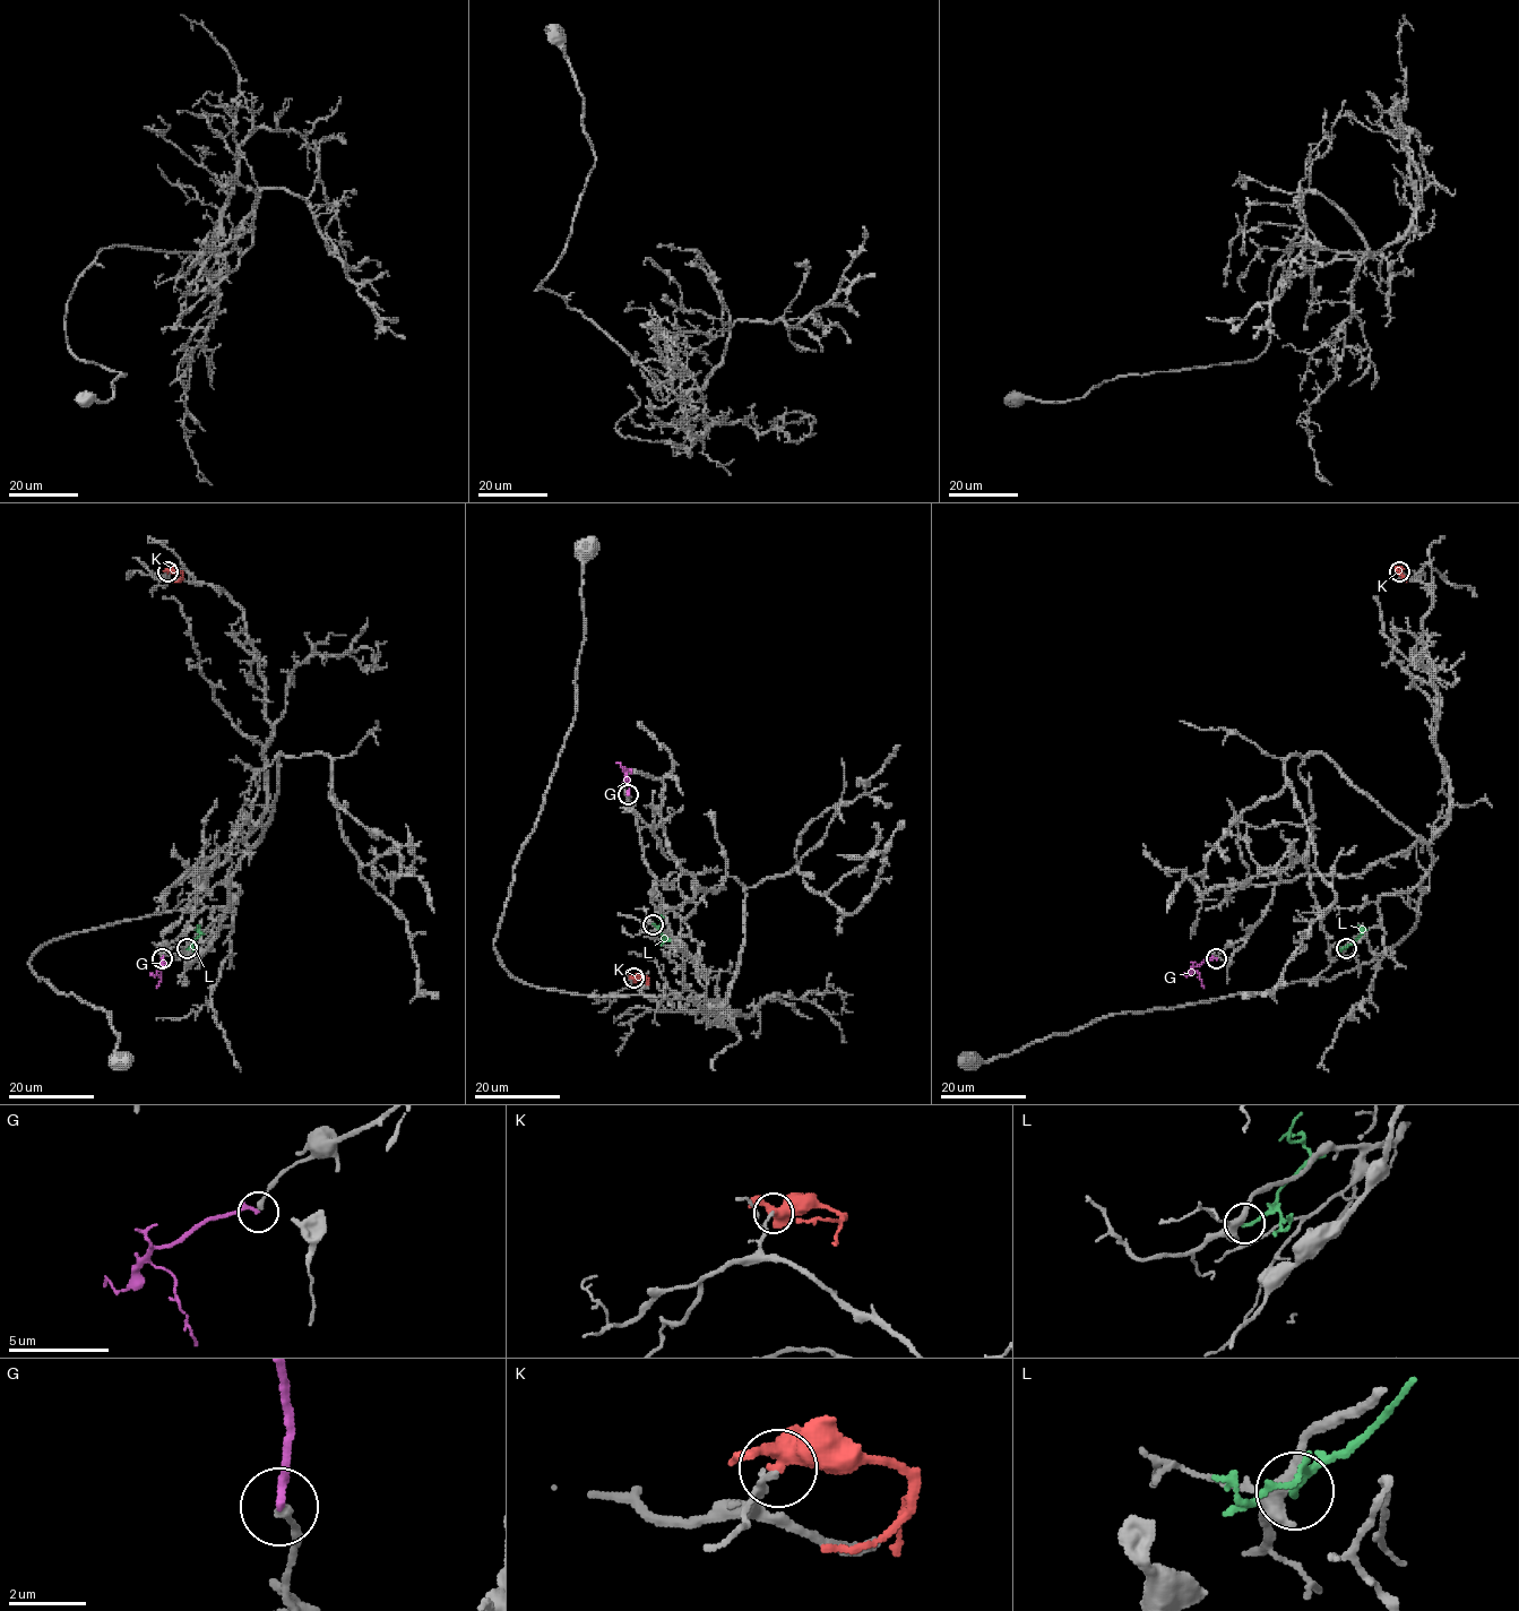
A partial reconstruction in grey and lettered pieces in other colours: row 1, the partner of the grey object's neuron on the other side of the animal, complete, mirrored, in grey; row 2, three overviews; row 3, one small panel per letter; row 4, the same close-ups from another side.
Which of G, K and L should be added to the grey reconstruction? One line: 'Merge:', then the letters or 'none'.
Merge: none

